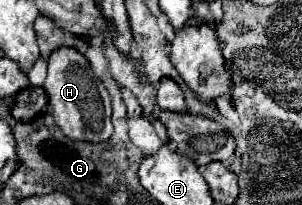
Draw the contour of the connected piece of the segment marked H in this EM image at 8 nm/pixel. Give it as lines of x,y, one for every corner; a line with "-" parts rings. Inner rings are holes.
61,47
51,53
49,73
43,89
49,95
51,113
55,117
57,127
71,141
87,141
87,143
105,143
113,133
111,125
111,101
105,85
93,75
89,61
73,47

